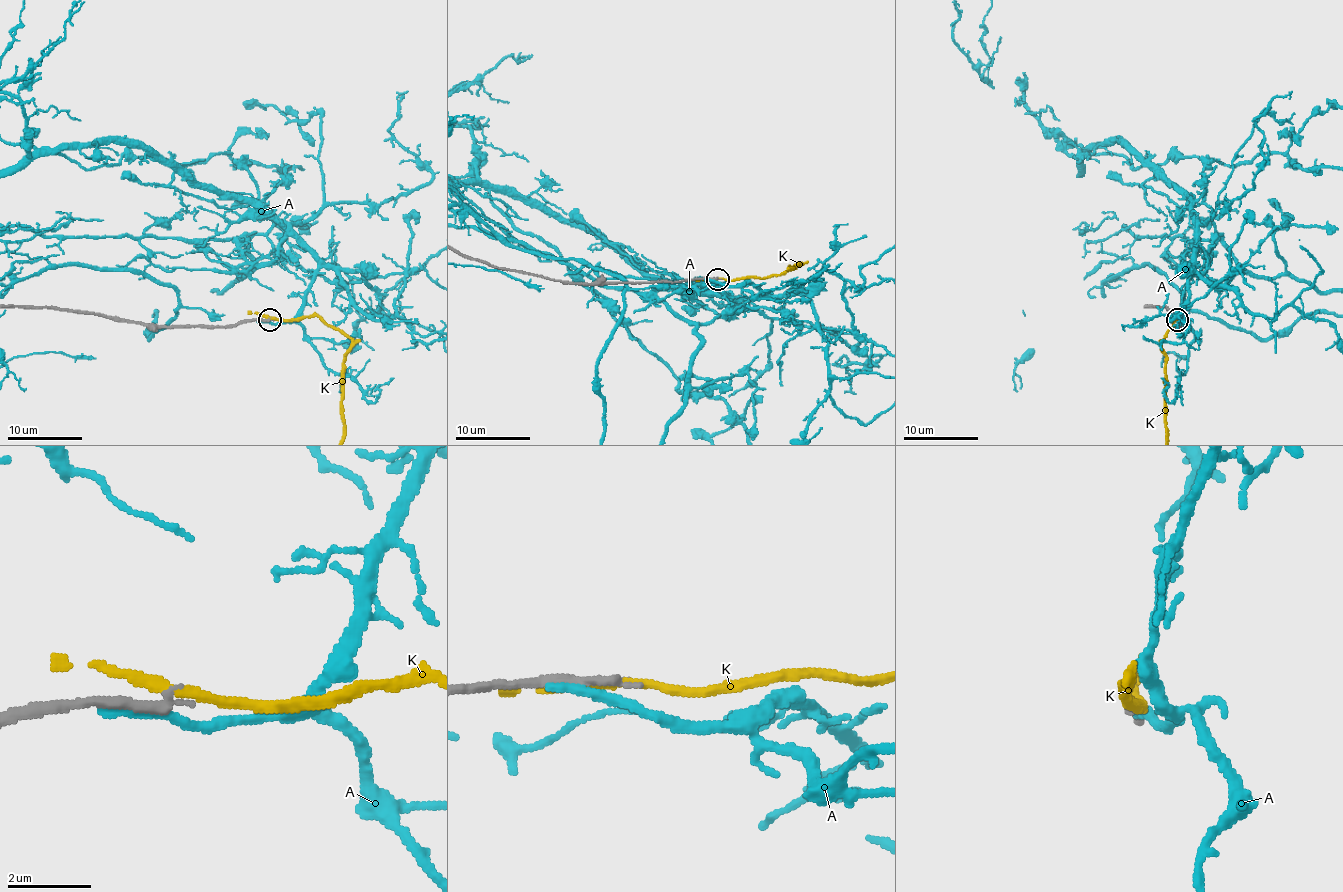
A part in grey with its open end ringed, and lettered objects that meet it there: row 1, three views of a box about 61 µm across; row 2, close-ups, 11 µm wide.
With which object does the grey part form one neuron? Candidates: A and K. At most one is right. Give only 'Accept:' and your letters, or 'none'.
Accept: none

